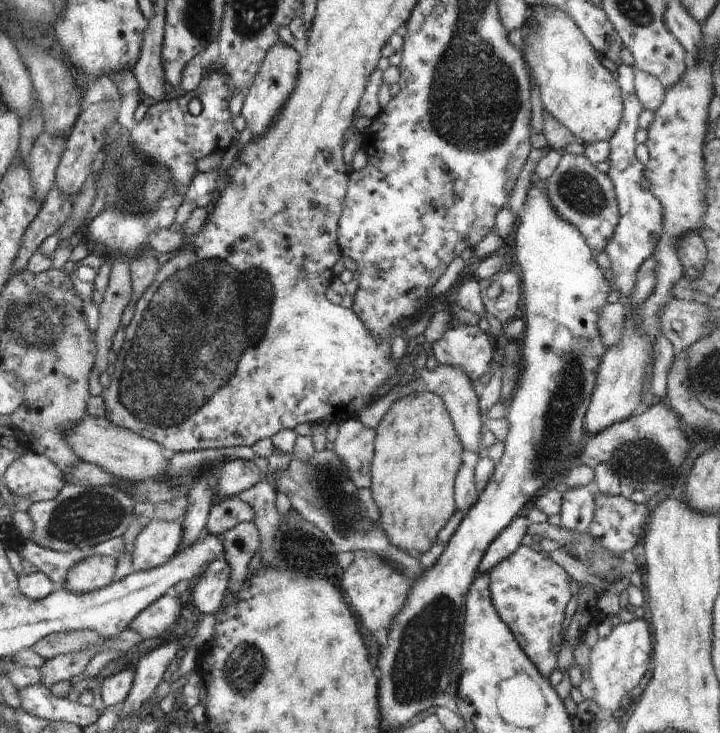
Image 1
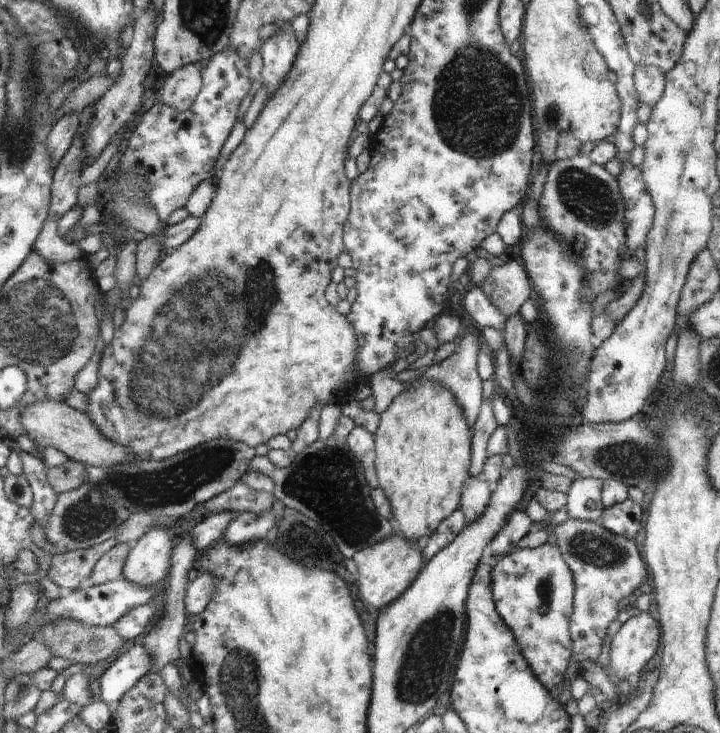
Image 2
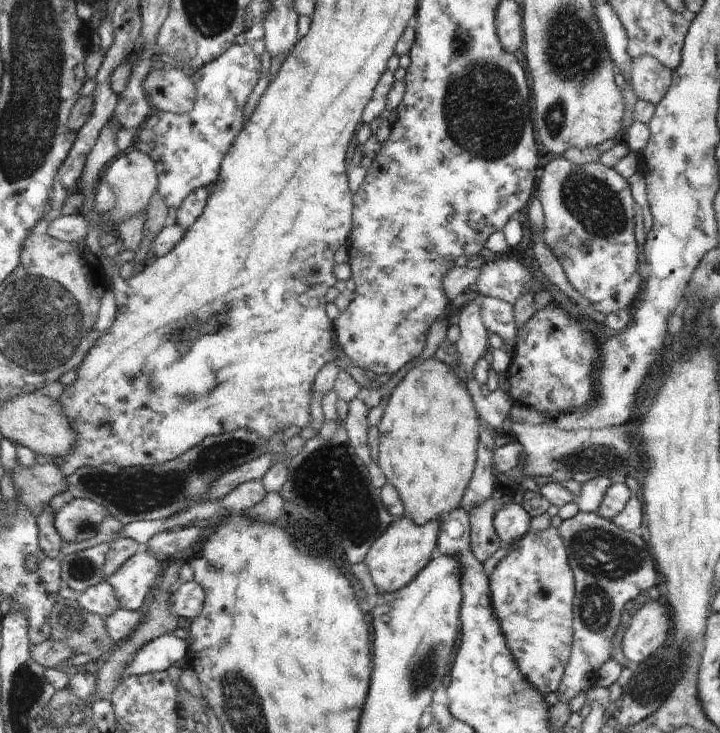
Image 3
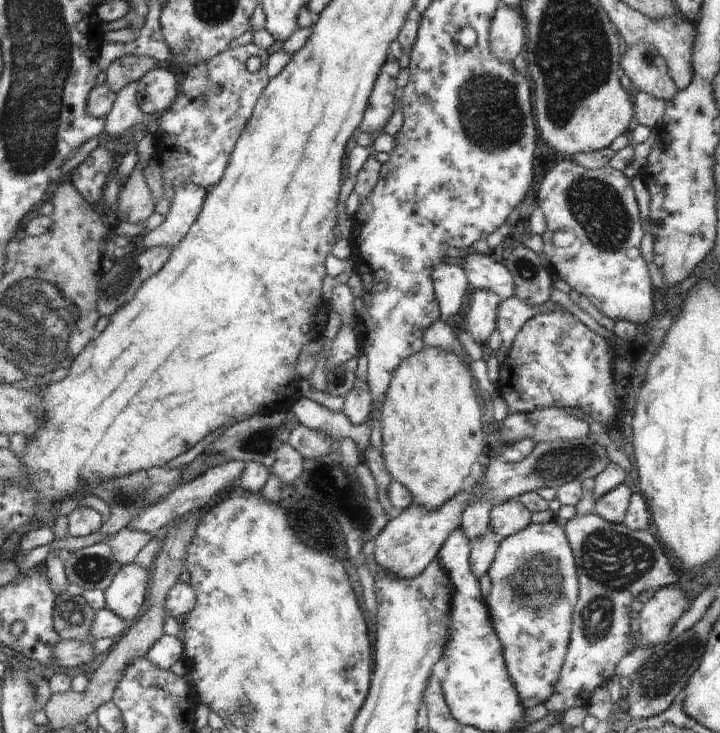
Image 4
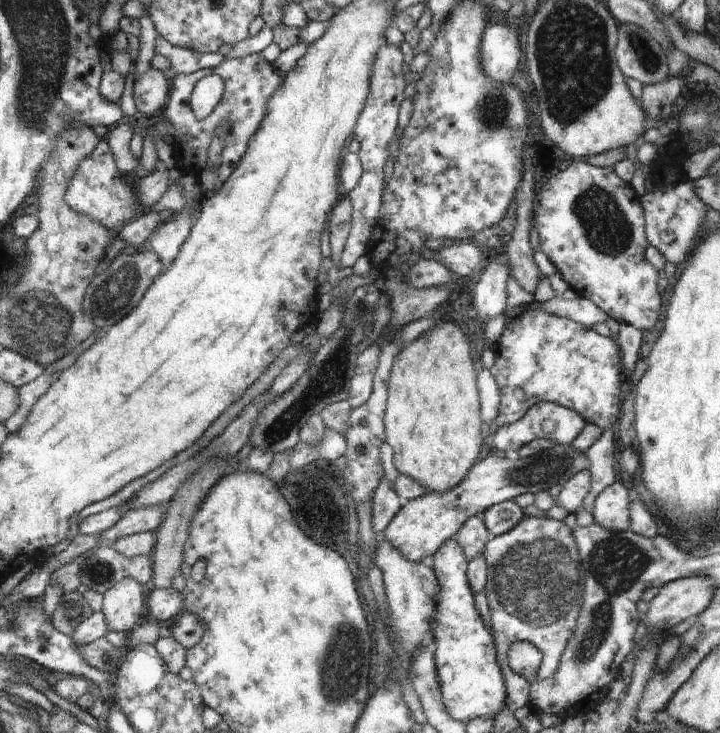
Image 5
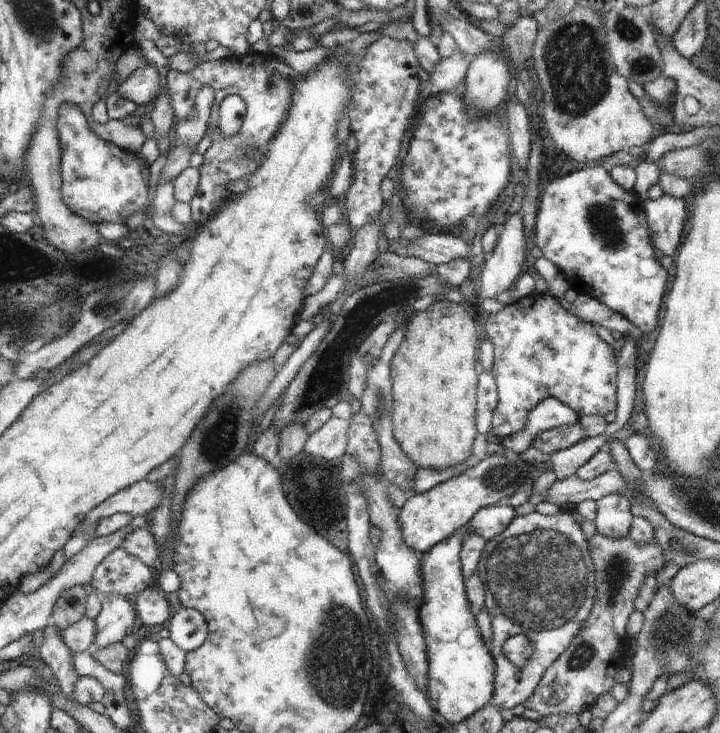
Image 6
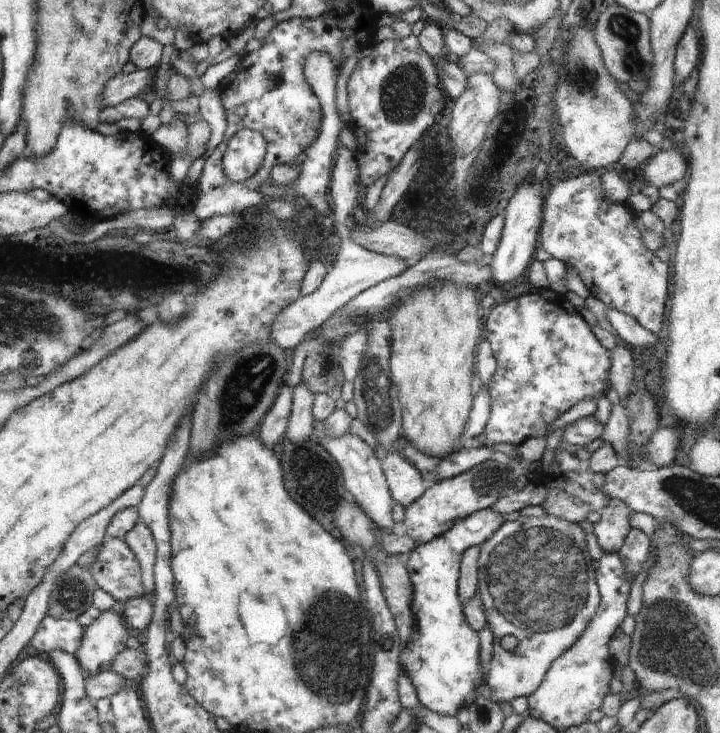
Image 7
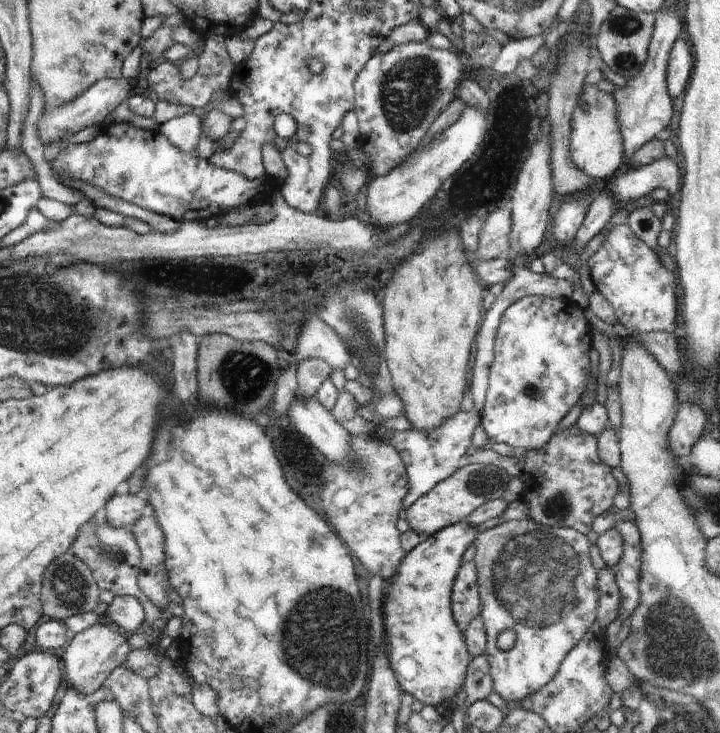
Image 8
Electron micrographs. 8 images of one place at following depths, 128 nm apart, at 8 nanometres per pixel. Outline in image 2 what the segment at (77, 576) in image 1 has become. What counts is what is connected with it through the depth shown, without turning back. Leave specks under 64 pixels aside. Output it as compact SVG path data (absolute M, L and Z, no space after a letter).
M114 543L113 547L95 562L88 585L119 580L124 561L131 548L130 543Z

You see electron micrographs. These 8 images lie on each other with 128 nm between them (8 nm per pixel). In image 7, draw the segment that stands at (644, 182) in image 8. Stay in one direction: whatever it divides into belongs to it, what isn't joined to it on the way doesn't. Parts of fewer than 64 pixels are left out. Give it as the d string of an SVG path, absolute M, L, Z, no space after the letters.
M673 146L662 149L644 166L645 182L647 180L657 189L678 182L688 172L688 160L684 158L686 154L681 156Z

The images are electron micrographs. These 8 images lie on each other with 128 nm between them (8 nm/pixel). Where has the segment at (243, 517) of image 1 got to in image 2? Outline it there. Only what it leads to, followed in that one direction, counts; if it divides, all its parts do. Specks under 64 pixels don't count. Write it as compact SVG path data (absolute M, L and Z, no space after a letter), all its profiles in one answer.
M216 511L215 514L204 517L187 534L191 538L192 546L201 551L222 539L226 527L235 516L236 513L233 512L219 513Z

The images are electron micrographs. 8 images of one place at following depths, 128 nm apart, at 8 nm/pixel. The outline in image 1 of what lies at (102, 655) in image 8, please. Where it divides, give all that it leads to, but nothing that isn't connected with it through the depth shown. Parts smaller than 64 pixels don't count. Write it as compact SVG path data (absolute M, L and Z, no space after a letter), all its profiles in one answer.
M181 520L152 521L133 542L132 570L150 570L168 562L182 546Z

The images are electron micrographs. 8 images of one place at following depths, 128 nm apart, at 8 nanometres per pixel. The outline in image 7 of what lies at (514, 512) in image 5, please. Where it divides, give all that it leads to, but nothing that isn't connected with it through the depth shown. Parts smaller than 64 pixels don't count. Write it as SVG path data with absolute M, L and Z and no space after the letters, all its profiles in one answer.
M490 507L478 510L465 519L456 521L452 528L433 538L430 542L417 544L416 548L404 557L405 567L411 582L412 598L411 611L413 616L413 635L410 635L407 645L402 647L399 656L399 665L405 668L405 673L413 682L420 704L434 712L456 716L460 709L480 696L479 684L486 679L483 676L481 660L479 658L480 643L478 633L470 628L463 613L463 604L458 594L458 579L460 576L462 553L470 547L480 546L487 538L496 532L504 523L503 516L492 512Z

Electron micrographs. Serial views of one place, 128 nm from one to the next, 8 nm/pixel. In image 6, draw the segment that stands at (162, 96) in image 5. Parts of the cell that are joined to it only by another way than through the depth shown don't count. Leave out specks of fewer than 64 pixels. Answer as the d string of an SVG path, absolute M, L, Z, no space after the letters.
M146 64L125 78L117 86L116 92L137 105L147 106L154 96L160 94L160 76L156 68Z

